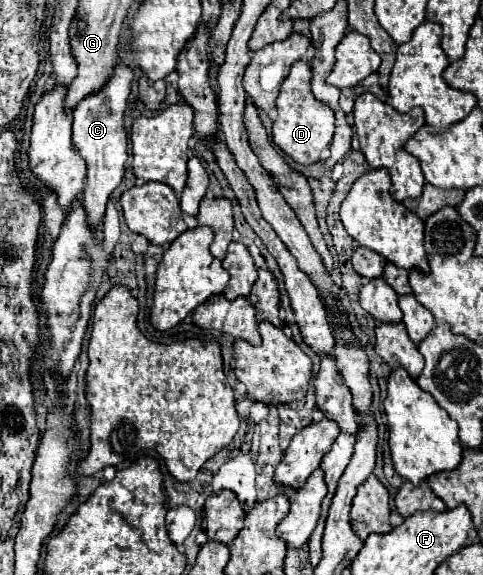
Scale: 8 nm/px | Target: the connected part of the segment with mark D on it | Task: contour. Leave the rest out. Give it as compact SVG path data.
M298 60L296 64L292 64L288 78L284 80L282 88L280 88L280 96L276 100L276 108L278 108L278 118L274 122L272 128L272 140L274 144L286 152L294 162L298 164L314 164L320 160L322 150L330 144L332 134L334 134L334 116L332 116L332 108L328 108L326 104L320 104L320 100L316 100L312 96L310 90L310 64Z

